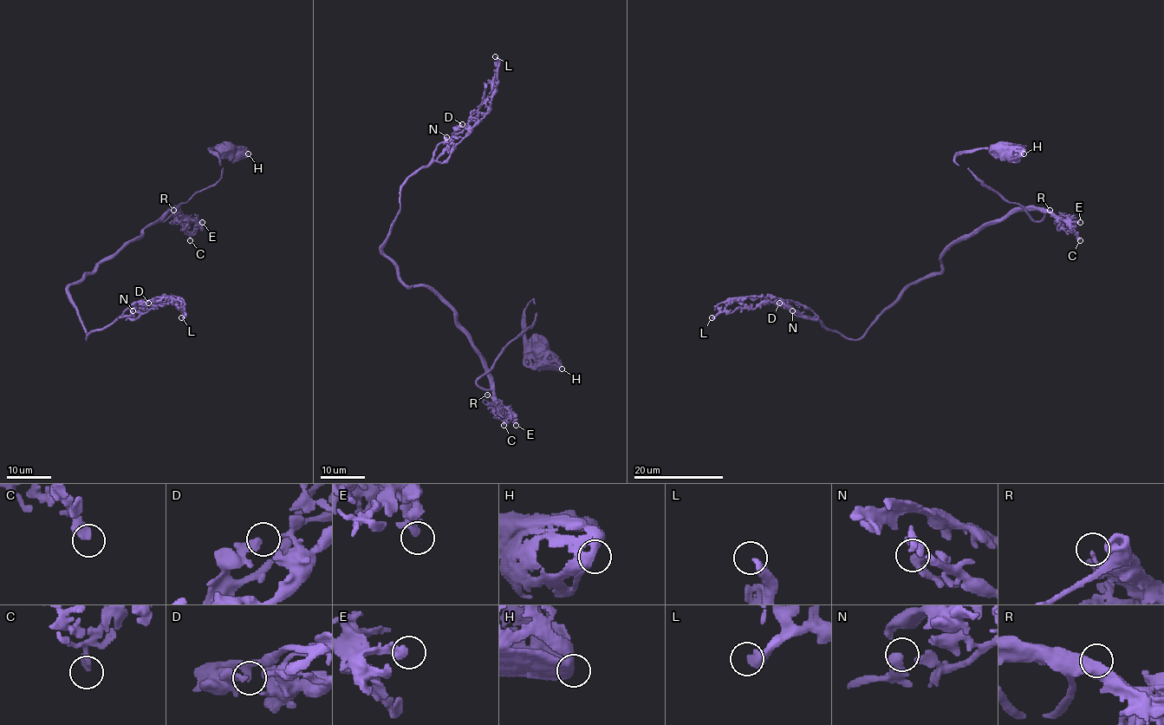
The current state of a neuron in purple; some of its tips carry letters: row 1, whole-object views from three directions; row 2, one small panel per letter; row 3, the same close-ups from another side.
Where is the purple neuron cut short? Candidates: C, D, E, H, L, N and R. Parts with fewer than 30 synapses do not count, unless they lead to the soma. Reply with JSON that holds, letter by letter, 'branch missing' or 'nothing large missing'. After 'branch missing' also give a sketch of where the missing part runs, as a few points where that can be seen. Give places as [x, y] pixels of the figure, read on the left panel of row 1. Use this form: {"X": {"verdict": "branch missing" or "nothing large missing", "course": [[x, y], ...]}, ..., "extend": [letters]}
{"C": {"verdict": "nothing large missing"}, "D": {"verdict": "nothing large missing"}, "E": {"verdict": "nothing large missing"}, "H": {"verdict": "nothing large missing"}, "L": {"verdict": "nothing large missing"}, "N": {"verdict": "nothing large missing"}, "R": {"verdict": "nothing large missing"}, "extend": []}

